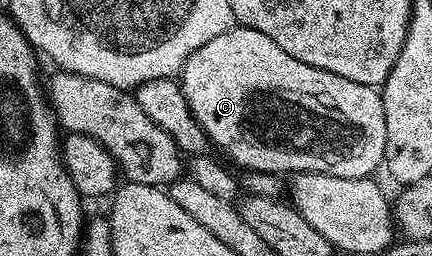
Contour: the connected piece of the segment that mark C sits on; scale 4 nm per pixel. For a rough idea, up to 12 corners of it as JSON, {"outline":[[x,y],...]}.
{"outline":[[234,25],[179,82],[206,132],[368,179],[376,86]]}

